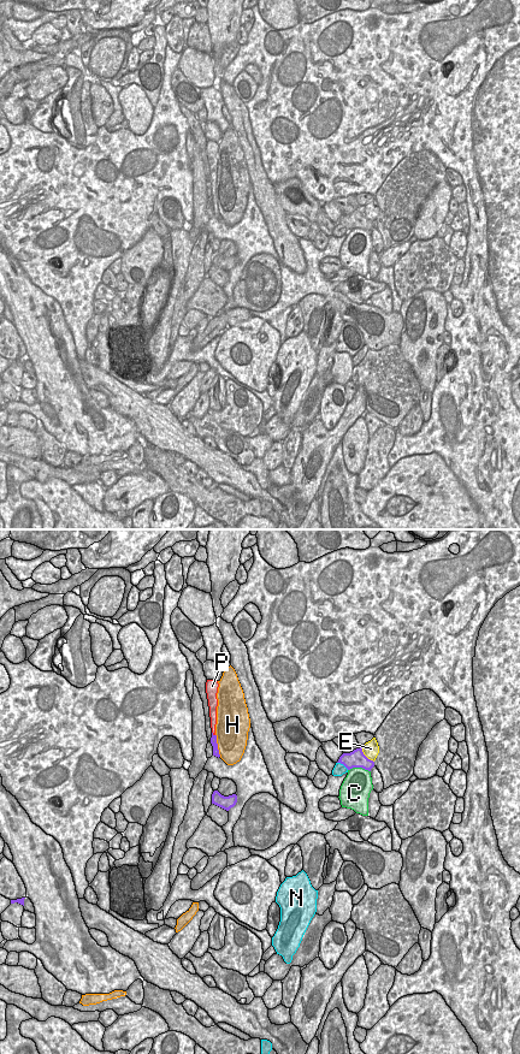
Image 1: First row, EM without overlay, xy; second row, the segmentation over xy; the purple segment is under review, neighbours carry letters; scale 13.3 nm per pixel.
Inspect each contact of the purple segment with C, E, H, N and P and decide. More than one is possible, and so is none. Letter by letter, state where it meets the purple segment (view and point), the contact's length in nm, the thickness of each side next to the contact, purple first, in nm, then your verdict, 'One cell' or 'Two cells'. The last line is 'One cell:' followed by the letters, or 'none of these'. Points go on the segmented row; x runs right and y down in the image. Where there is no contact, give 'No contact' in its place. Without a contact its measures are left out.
C: Touches purple at xy (359, 767). Shared border 300 nm. Thickness 240 nm (purple) against 380 nm. Two cells
E: Touches purple at xy (365, 756). Shared border 260 nm. Thickness 240 nm (purple) against 220 nm. Two cells
H: Touches purple at xy (217, 745). Shared border 320 nm. Thickness 100 nm (purple) against 420 nm. Two cells
N: Touches purple at xy (343, 764). Shared border 190 nm. Thickness 240 nm (purple) against 160 nm. Two cells
P: Touches purple at xy (212, 734). Shared border 70 nm. Thickness 100 nm (purple) against 100 nm. One cell
One cell: P

